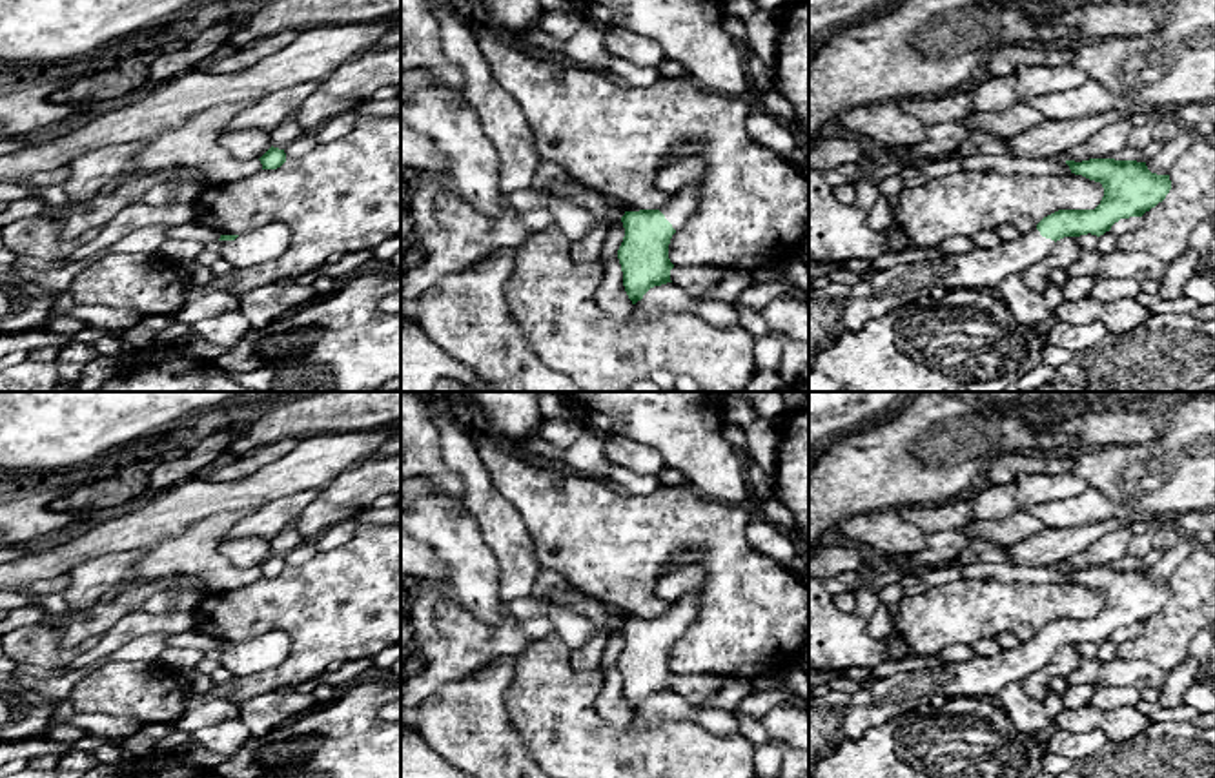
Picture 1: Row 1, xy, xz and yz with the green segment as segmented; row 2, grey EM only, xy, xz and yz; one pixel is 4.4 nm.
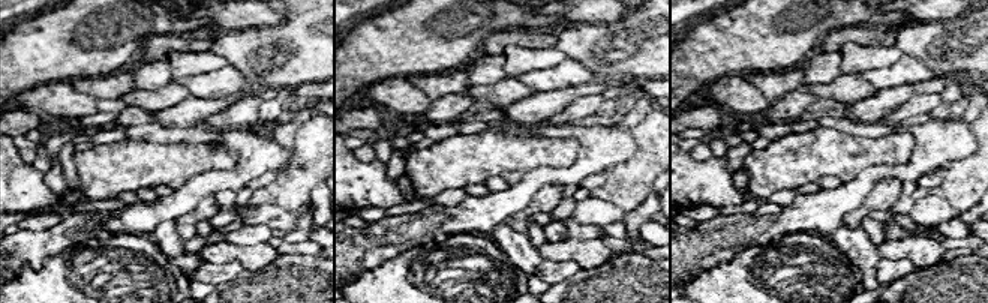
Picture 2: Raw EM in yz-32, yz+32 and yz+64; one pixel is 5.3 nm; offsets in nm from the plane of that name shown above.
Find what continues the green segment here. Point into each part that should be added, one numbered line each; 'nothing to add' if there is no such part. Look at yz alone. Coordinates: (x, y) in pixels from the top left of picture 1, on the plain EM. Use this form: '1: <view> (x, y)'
1: yz (835, 716)

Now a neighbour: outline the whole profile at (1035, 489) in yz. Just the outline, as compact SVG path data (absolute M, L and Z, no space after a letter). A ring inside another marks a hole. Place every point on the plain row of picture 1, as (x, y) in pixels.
M1022 472L1016 476L1015 485L1018 507L1029 512L1049 501L1080 496L1087 488L1087 483L1073 472L1062 472L1057 476L1046 472Z

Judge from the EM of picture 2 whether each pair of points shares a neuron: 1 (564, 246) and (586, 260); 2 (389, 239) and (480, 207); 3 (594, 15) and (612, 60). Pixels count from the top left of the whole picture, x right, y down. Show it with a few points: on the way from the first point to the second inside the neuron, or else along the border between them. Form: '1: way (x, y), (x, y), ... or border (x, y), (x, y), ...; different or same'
1: way (570, 249), (576, 249), (580, 254); same
2: way (411, 231), (428, 228), (435, 222), (458, 219); same
3: border (622, 15), (610, 23), (571, 23), (562, 26); different

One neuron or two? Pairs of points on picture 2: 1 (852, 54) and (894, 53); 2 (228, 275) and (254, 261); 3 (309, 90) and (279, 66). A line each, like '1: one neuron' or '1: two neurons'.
1: one neuron
2: two neurons
3: two neurons

